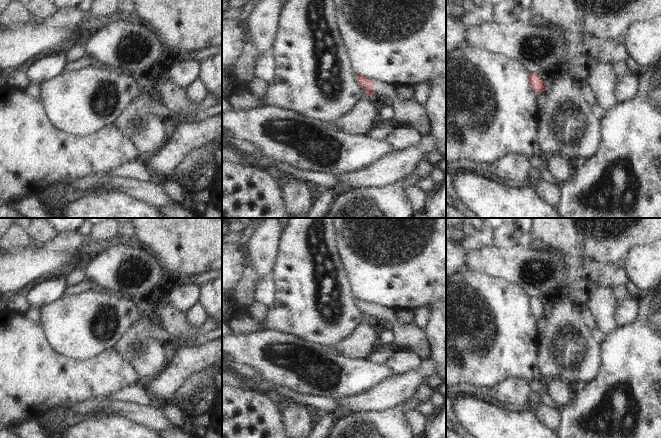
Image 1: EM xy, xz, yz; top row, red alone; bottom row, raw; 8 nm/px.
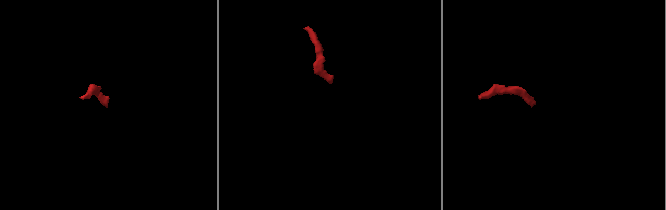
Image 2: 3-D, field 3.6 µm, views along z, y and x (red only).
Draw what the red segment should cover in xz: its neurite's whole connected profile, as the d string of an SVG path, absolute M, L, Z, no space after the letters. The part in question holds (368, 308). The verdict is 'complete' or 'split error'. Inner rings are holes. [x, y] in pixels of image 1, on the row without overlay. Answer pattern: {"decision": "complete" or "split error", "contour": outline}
{"decision": "split error", "contour": "M357 298L358 307L367 319L375 319L379 324L391 328L396 334L395 351L413 351L423 360L432 355L432 346L425 329L404 323L398 316L397 309L375 307L371 302Z"}

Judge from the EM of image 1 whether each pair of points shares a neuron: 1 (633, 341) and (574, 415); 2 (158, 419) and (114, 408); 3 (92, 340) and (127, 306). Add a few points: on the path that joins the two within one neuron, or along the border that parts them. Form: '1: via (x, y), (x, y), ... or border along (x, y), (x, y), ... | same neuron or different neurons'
1: via (630, 360), (593, 397) | same neuron
2: via (147, 415), (125, 409) | same neuron
3: via (105, 340), (114, 337), (120, 319) | same neuron

